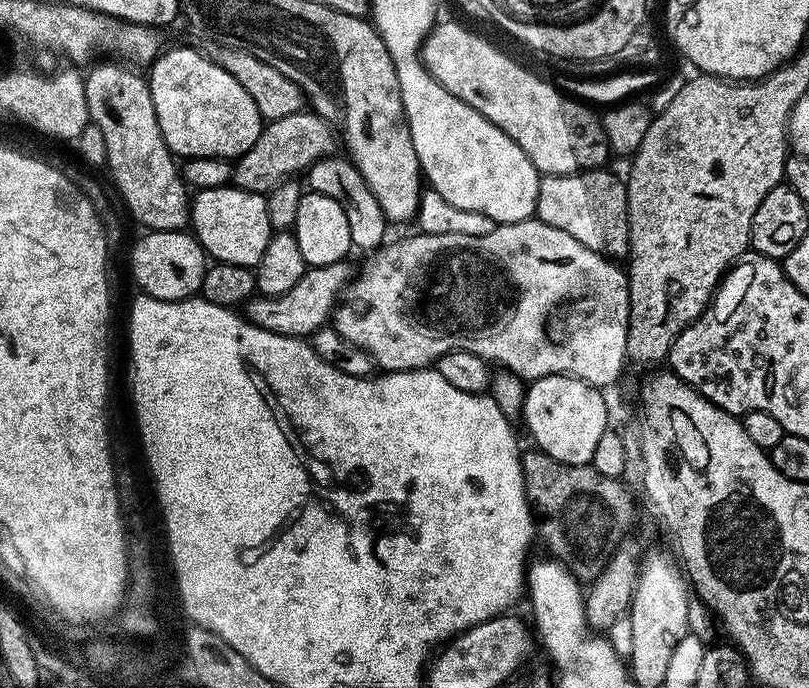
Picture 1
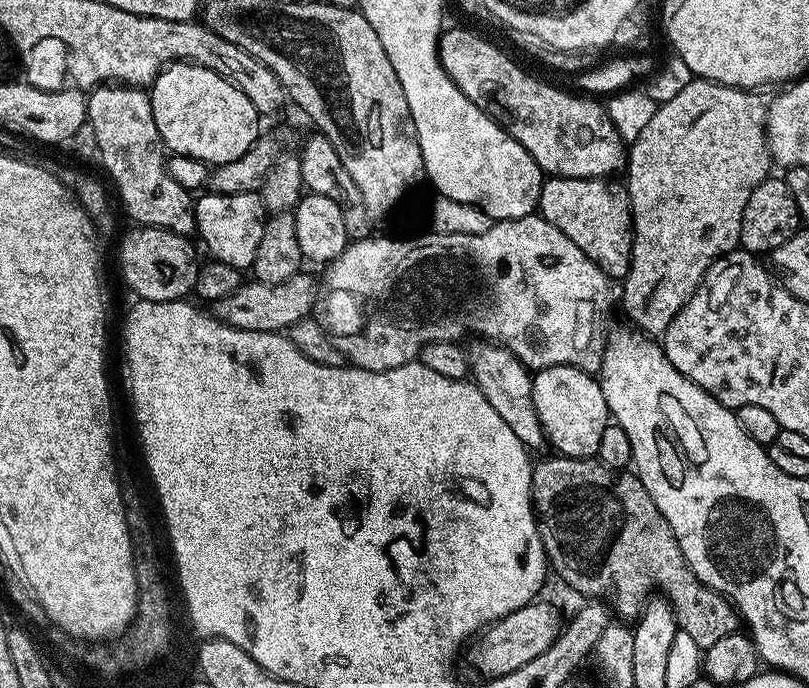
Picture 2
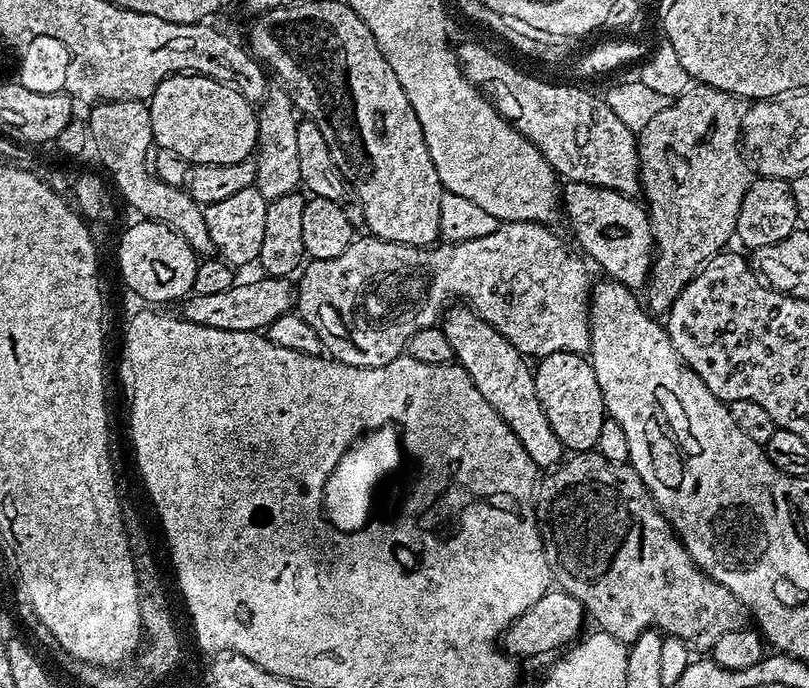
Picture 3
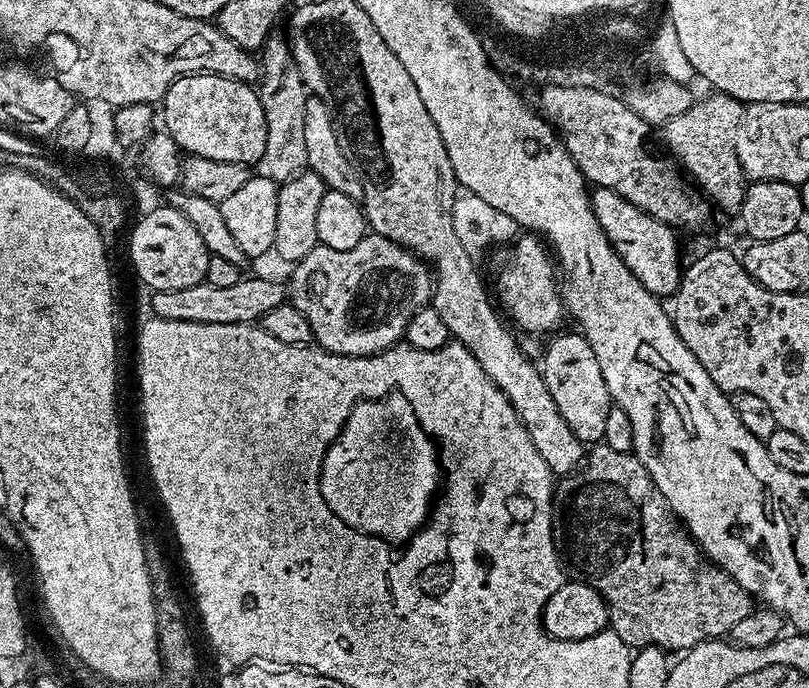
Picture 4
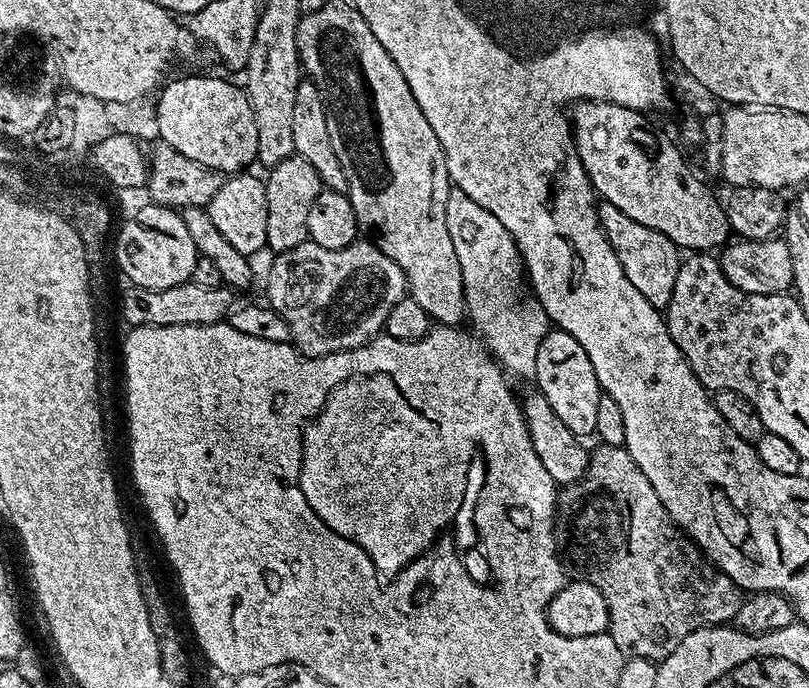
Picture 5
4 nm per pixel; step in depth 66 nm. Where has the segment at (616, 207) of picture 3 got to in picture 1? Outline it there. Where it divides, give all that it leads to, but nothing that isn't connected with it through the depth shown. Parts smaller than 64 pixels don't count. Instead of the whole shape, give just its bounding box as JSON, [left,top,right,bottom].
[536,167,628,258]

